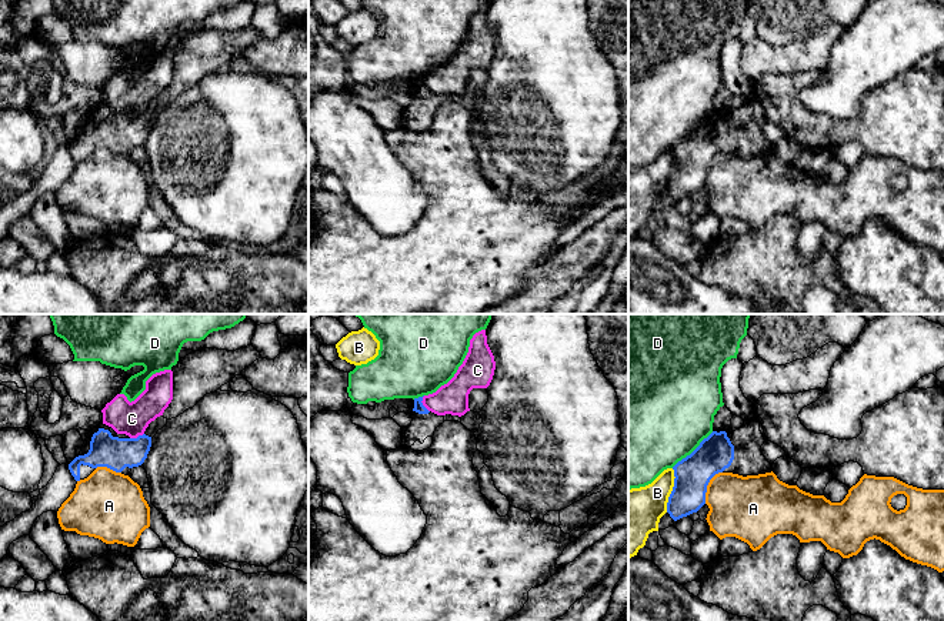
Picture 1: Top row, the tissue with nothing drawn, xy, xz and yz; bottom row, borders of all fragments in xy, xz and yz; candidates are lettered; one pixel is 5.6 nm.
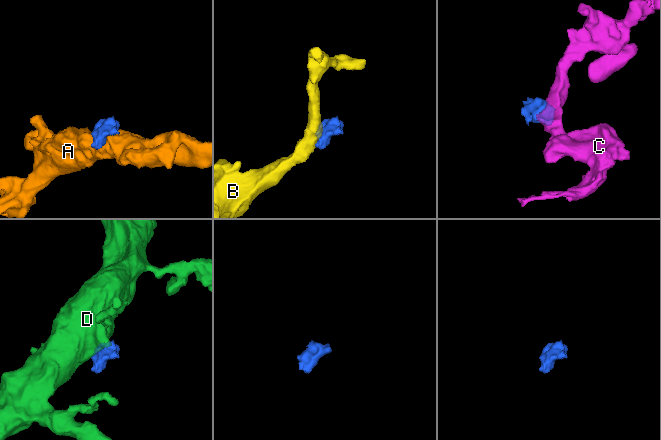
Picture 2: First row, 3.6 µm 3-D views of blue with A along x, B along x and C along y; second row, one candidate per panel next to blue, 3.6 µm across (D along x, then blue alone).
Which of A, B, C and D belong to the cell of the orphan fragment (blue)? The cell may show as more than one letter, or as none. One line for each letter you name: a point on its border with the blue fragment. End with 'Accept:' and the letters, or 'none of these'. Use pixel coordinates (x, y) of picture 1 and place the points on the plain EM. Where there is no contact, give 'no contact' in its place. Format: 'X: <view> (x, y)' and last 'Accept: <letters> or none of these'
Accept: none of these

